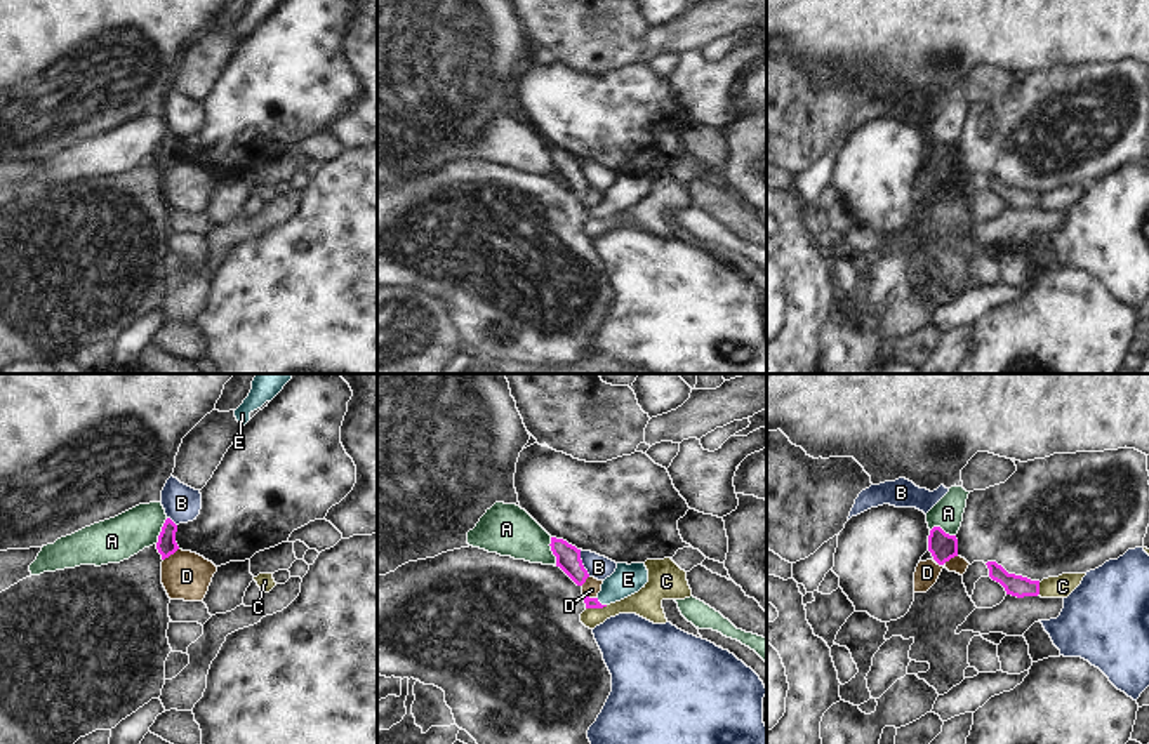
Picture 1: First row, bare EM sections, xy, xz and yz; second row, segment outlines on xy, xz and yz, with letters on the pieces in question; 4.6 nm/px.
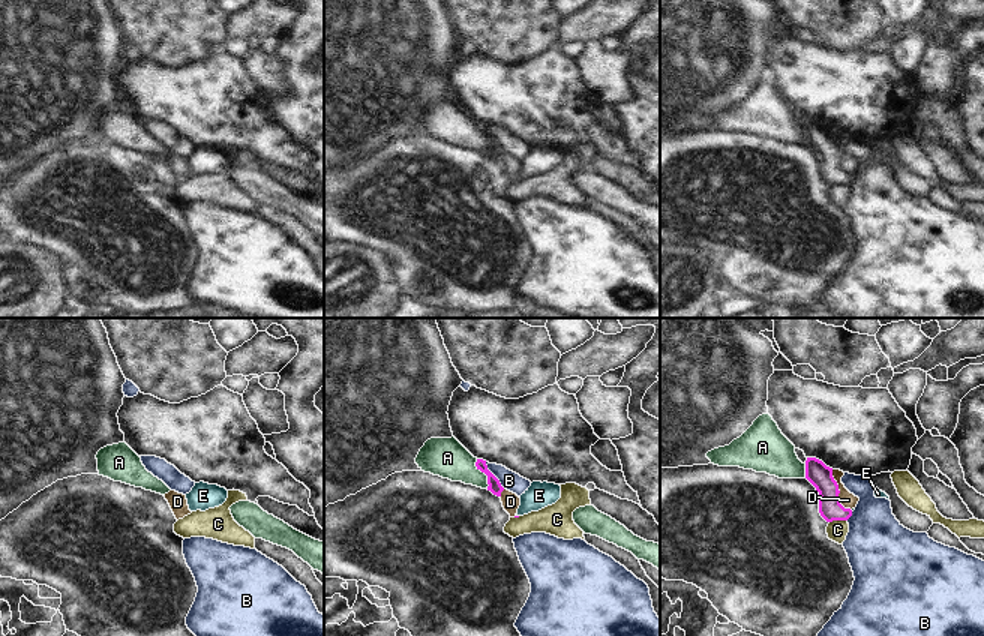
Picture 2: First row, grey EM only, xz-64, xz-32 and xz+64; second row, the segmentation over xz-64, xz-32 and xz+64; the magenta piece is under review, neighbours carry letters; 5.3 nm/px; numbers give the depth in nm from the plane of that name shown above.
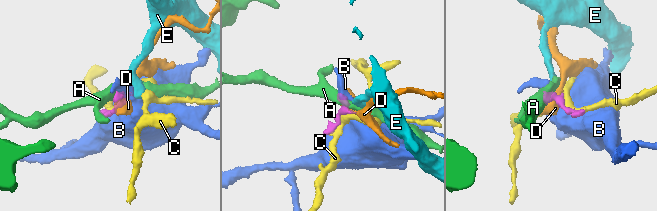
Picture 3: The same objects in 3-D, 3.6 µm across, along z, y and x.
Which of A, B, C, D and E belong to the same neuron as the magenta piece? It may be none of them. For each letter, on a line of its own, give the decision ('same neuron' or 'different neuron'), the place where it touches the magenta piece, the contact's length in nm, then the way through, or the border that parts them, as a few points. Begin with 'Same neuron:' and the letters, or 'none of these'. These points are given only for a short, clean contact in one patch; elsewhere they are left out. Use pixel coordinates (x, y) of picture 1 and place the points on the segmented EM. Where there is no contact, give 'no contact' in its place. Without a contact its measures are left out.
Same neuron: E
A: different neuron; meets magenta in xz at (553, 551); contact 140 nm long; border along xz (550, 538), (557, 565)
B: different neuron; meets magenta in xz at (581, 564); contact 140 nm long; border along xz (579, 550), (579, 558), (590, 576)
C: different neuron; meets magenta in yz at (1038, 590); contact 70 nm long
D: different neuron; meets magenta in xy at (171, 553); contact 90 nm long; border along xy (178, 548), (164, 560)
E: same neuron; meets magenta in xz at (598, 602); contact 60 nm long; runs through xz (590, 602), (598, 602), (628, 579)

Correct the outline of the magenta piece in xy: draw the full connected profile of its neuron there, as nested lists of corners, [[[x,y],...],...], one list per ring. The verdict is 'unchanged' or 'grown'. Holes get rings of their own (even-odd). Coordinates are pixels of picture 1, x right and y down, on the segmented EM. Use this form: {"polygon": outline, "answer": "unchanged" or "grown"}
{"polygon": [[[167,518],[156,542],[156,549],[162,555],[162,560],[169,558],[179,549],[176,542],[176,532],[177,525],[170,518]]], "answer": "unchanged"}

